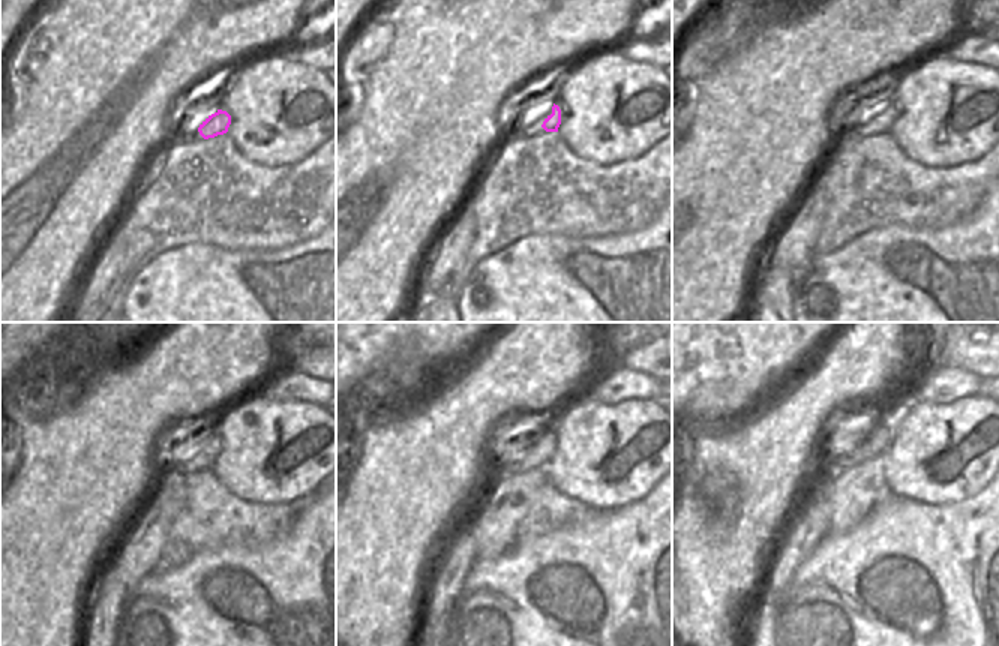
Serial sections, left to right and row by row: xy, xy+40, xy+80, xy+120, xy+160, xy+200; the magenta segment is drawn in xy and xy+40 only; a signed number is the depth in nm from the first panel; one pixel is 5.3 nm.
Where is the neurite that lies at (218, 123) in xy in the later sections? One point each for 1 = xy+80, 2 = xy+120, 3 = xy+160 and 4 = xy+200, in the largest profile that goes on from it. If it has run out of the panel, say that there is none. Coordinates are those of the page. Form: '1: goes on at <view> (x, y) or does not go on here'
1: goes on at xy+80 (884, 120)
2: goes on at xy+120 (212, 441)
3: goes on at xy+160 (543, 435)
4: goes on at xy+200 (869, 441)

